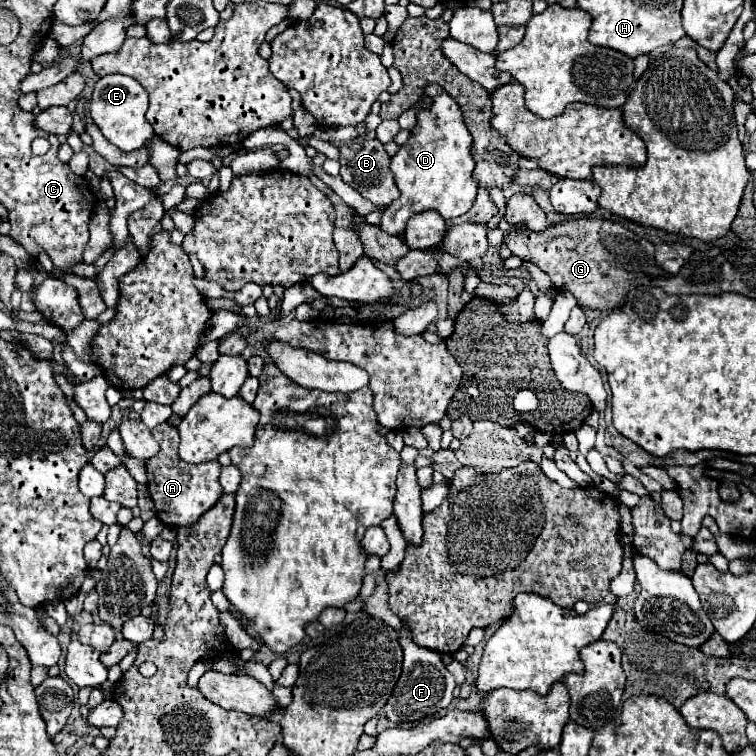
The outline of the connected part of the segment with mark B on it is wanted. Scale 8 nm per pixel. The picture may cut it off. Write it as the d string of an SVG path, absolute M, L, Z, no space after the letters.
M359 139L353 145L343 145L339 151L341 151L339 163L341 163L343 181L355 187L365 199L369 199L373 205L389 205L391 201L395 201L395 197L399 197L395 177L389 169L391 157L377 139Z

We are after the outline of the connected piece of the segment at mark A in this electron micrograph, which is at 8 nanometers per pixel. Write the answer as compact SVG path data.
M167 421L157 425L153 429L153 437L159 441L161 451L145 461L147 467L147 477L149 477L149 495L155 503L155 513L157 517L169 525L169 527L189 527L193 525L207 509L211 509L219 497L223 495L223 489L219 485L219 473L221 473L221 463L219 461L207 461L199 465L191 465L179 459L179 431L177 427L169 425Z

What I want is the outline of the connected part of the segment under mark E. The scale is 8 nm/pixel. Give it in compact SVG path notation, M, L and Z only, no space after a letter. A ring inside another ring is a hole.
M105 75L95 83L93 97L89 101L89 115L109 143L117 145L121 151L135 151L141 149L151 137L155 137L149 121L145 119L147 105L147 91L133 77Z

